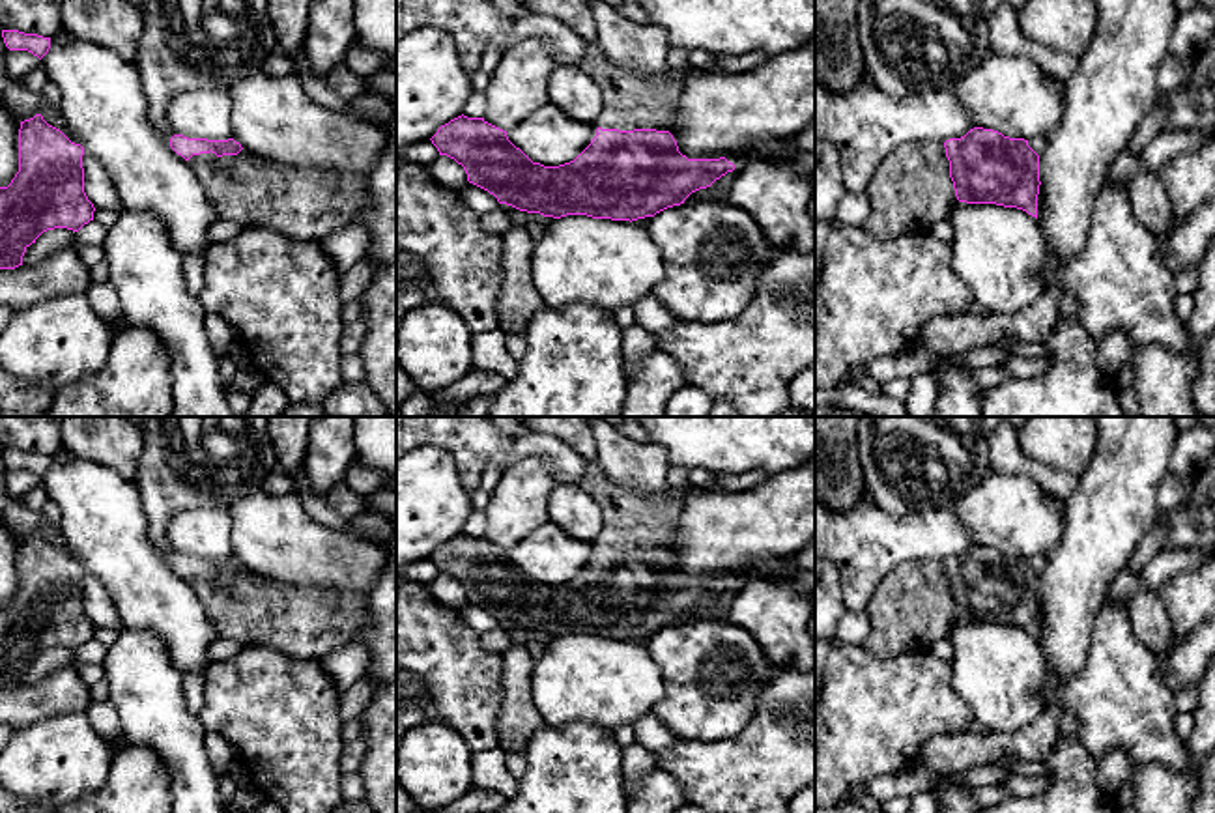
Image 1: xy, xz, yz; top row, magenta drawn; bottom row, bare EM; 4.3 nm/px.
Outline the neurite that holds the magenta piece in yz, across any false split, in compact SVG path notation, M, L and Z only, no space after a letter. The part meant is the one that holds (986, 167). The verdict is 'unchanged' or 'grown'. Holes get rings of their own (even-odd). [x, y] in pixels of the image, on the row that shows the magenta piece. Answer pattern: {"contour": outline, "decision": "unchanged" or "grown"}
{"contour": "M974 127L965 136L946 142L908 142L893 150L871 178L865 191L869 198L869 217L862 228L877 239L923 234L929 232L935 222L946 221L948 211L957 200L1017 207L1037 219L1039 185L1039 155L1024 138L1009 138L993 129Z", "decision": "grown"}

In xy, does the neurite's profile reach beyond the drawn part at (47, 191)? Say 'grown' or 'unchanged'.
unchanged

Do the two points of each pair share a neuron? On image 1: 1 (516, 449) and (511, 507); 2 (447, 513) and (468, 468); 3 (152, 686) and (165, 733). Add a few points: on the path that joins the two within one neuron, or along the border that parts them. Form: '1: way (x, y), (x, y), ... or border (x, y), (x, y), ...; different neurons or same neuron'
1: border (503, 470), (526, 456), (539, 456), (554, 483); different neurons
2: border (434, 445), (453, 458), (458, 481), (468, 492); different neurons
3: way (152, 698), (152, 713), (161, 722); same neuron

